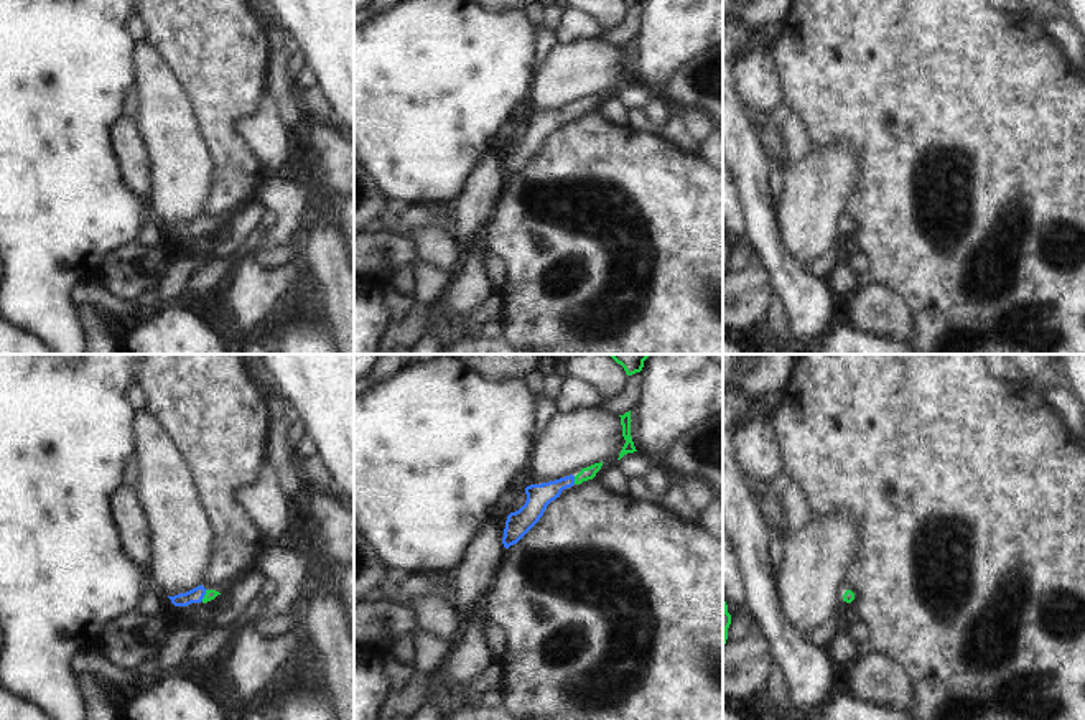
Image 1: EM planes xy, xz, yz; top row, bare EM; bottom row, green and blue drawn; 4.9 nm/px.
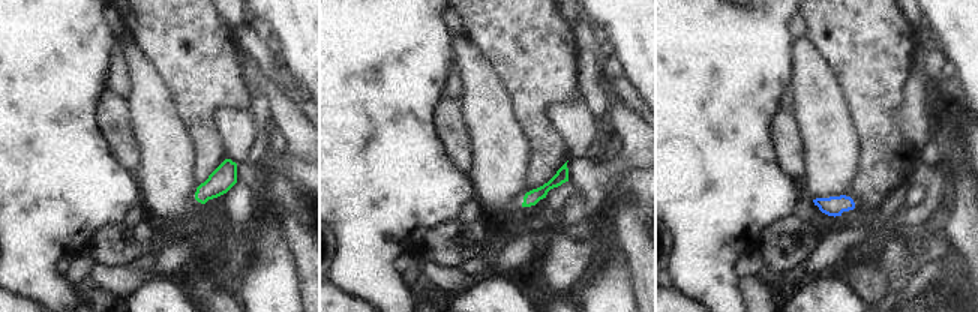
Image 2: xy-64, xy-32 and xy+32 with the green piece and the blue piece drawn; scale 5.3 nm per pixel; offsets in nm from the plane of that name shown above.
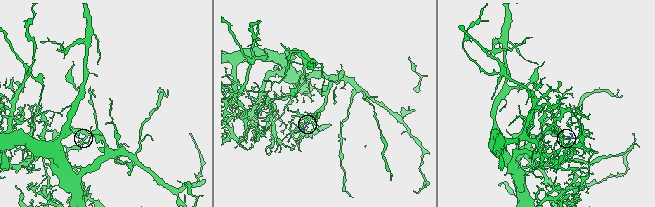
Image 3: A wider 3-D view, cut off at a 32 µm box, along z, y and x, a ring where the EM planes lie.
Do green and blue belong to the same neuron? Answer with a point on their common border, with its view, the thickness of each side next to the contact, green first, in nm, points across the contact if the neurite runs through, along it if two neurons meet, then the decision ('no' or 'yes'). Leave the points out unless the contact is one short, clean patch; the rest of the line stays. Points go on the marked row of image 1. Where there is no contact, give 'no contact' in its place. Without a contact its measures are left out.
meets green in xz at (575, 480); 60 nm thick on the green side, 120 nm on the other; runs through xz (586, 473), (575, 480), (565, 481), (539, 496); yes

